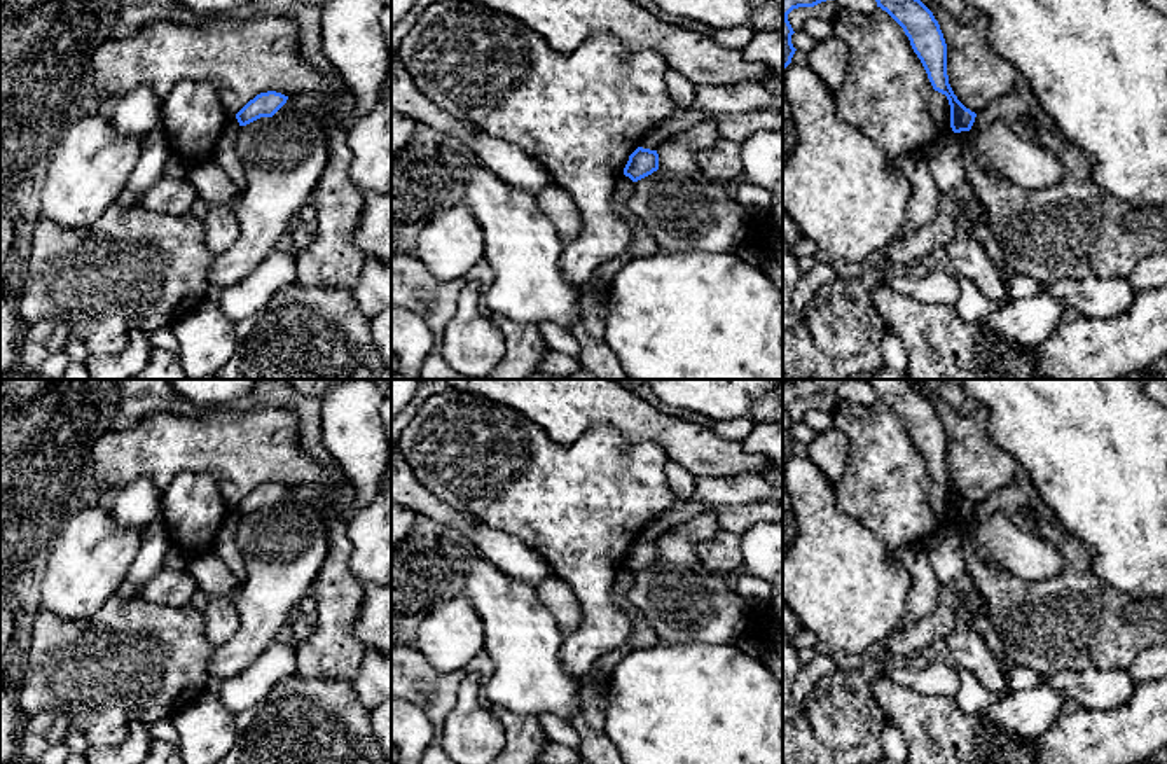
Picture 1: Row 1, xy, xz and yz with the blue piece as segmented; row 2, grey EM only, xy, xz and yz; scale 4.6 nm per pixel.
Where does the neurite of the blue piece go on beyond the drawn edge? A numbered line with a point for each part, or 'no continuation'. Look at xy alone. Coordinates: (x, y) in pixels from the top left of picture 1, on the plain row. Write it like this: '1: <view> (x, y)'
no continuation

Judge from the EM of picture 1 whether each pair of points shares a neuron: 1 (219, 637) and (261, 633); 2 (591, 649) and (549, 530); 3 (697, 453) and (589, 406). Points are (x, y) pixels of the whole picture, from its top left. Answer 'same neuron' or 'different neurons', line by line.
1: different neurons
2: same neuron
3: same neuron

